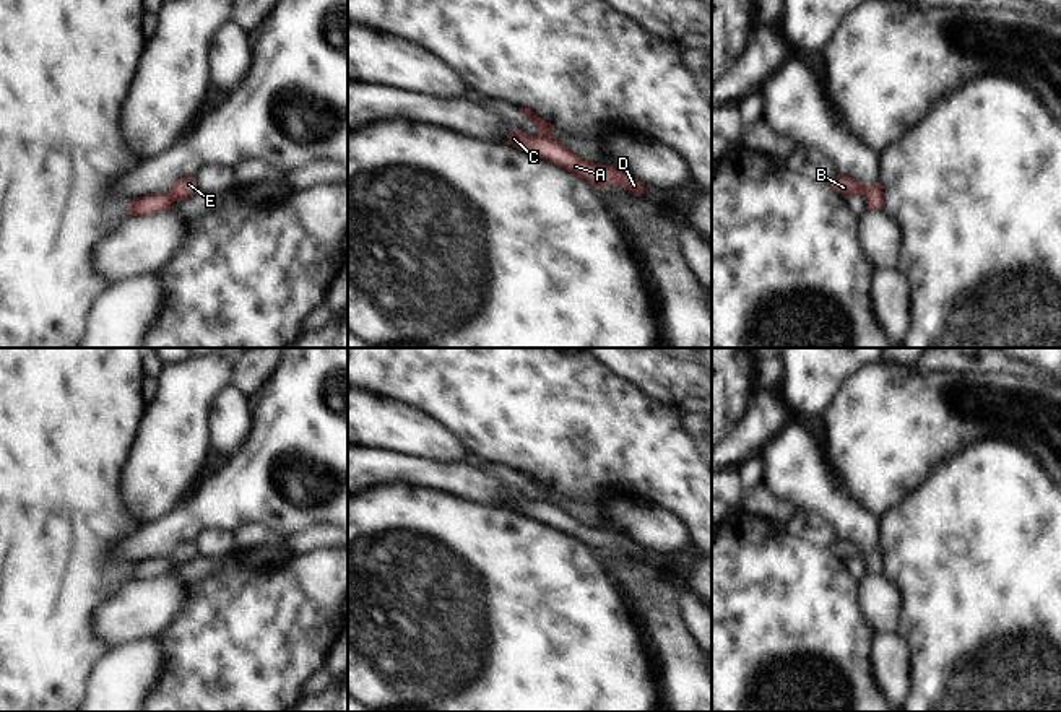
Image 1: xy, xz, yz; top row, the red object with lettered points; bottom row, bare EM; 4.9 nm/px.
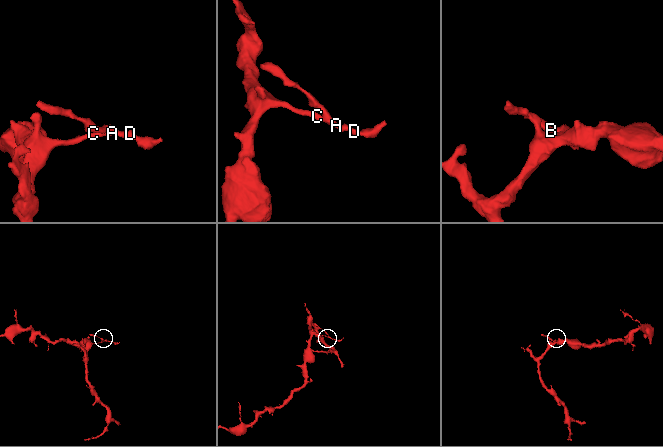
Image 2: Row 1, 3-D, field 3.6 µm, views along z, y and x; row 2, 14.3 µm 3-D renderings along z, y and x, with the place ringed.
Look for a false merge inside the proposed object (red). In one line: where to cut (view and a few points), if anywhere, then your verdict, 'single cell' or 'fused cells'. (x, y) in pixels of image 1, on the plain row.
no cut; single cell

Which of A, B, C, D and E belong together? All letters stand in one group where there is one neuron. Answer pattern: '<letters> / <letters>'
A B C D E

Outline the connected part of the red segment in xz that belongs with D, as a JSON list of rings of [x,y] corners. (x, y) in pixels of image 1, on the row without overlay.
[[[526,471],[518,473],[538,491],[538,497],[535,501],[530,501],[522,494],[512,494],[507,499],[509,509],[535,519],[561,533],[570,535],[577,541],[591,548],[595,553],[621,549],[629,558],[640,561],[645,553],[643,546],[613,530],[601,530],[580,523],[567,510],[551,501],[556,493],[549,486]]]

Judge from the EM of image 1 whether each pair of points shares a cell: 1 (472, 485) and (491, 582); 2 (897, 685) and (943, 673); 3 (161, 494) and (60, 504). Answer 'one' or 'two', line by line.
1: two
2: two
3: two

